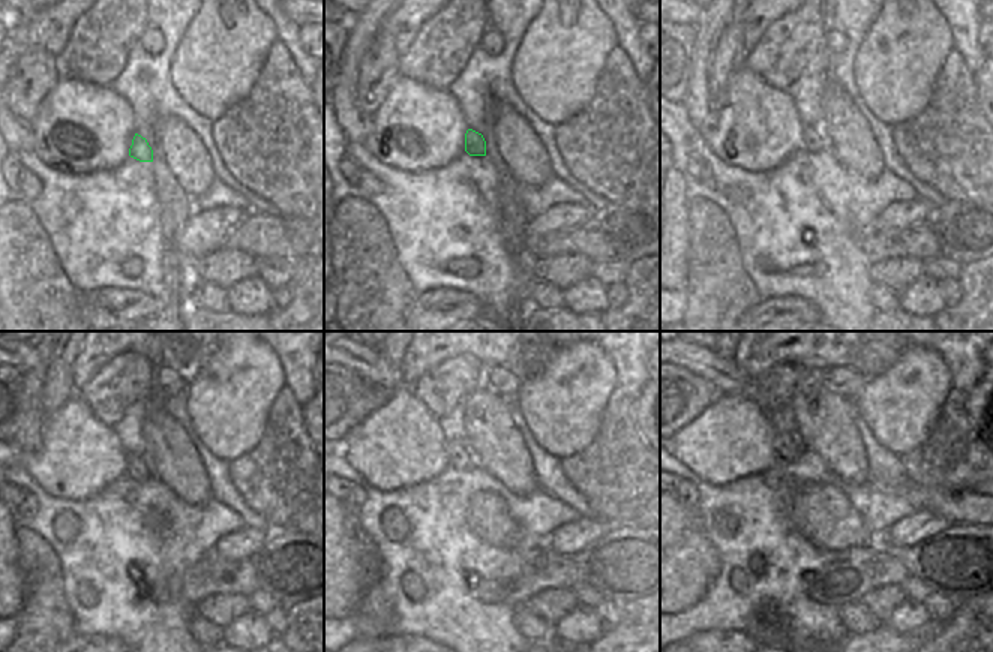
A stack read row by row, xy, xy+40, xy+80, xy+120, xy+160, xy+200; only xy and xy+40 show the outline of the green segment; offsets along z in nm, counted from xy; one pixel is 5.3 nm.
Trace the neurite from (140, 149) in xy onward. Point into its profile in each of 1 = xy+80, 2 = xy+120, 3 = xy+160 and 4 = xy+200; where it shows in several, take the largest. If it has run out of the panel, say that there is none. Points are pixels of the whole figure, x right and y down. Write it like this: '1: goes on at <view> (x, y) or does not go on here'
1: goes on at xy+80 (810, 141)
2: goes on at xy+120 (135, 468)
3: goes on at xy+160 (459, 454)
4: goes on at xy+200 (789, 445)

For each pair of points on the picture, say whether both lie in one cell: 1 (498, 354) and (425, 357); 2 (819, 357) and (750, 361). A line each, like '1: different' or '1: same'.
1: same
2: same

